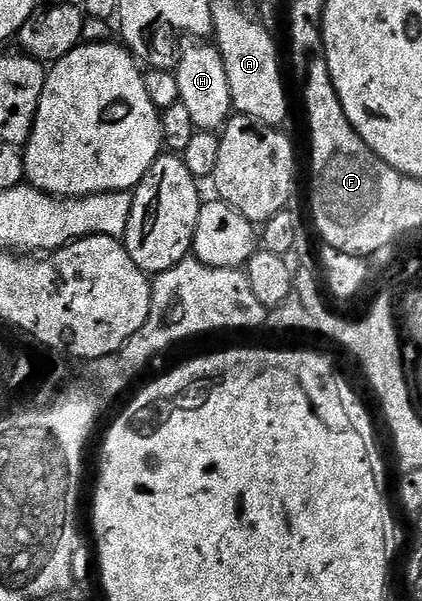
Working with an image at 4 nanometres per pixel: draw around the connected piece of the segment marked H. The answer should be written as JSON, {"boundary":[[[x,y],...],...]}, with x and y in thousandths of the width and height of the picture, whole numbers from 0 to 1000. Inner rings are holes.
{"boundary":[[[438,60],[422,75],[422,100],[412,116],[422,131],[422,158],[441,176],[450,200],[467,218],[521,218],[552,193],[545,131],[536,131],[536,111],[521,90],[500,67]]]}

